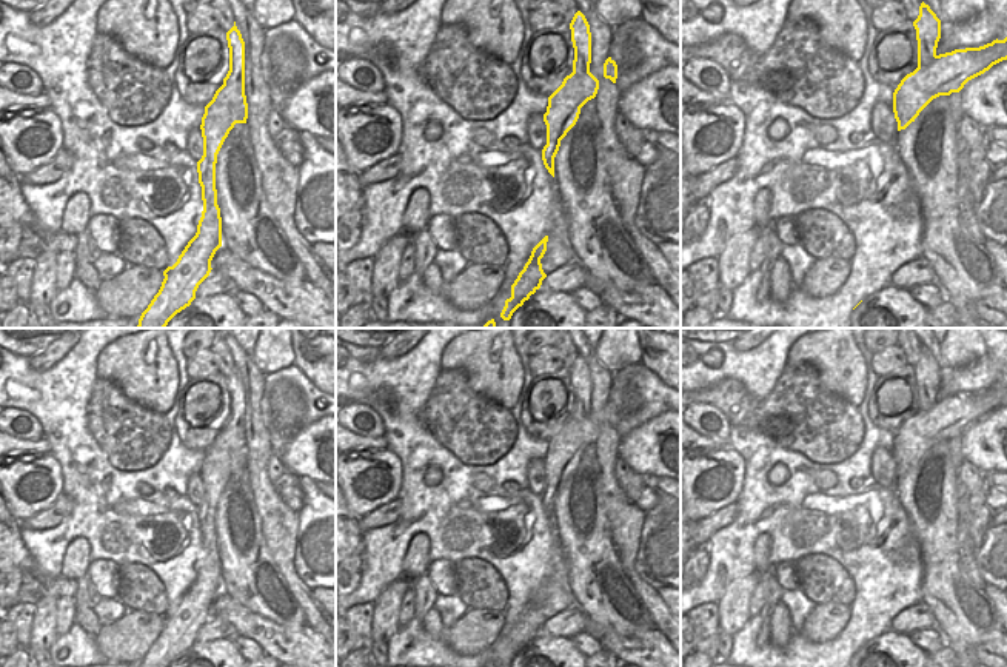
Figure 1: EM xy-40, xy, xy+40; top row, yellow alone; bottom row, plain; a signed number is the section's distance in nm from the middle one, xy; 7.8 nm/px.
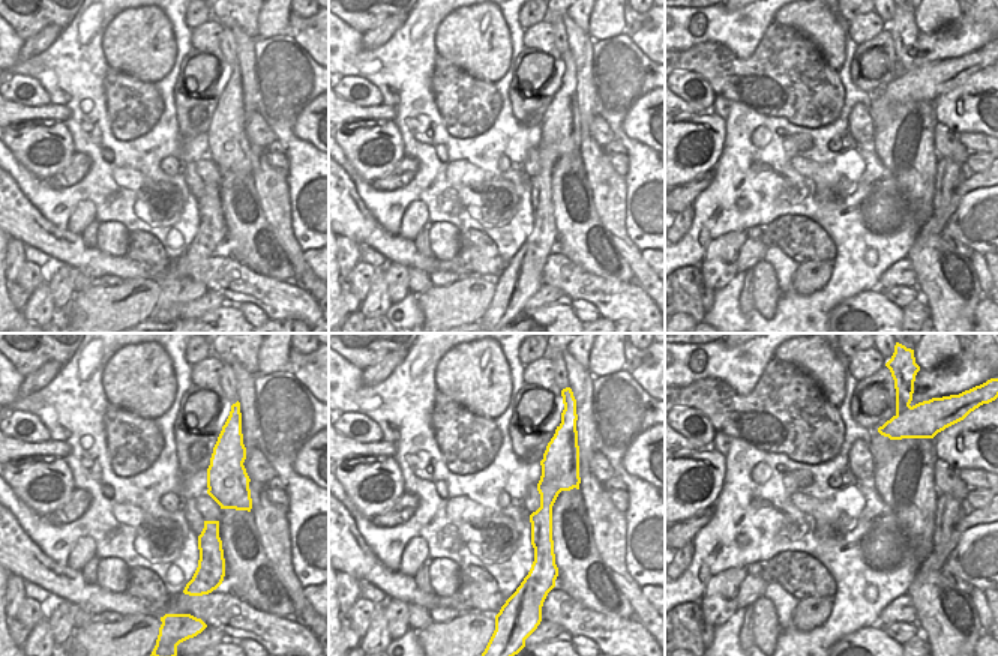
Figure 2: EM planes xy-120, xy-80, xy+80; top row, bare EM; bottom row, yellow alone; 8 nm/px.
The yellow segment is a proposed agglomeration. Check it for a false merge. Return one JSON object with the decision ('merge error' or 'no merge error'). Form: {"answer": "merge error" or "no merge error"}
{"answer": "merge error"}

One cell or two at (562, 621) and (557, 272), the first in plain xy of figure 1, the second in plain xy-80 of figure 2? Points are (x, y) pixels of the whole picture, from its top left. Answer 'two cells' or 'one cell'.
two cells

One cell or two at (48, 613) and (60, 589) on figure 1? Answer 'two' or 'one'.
two

